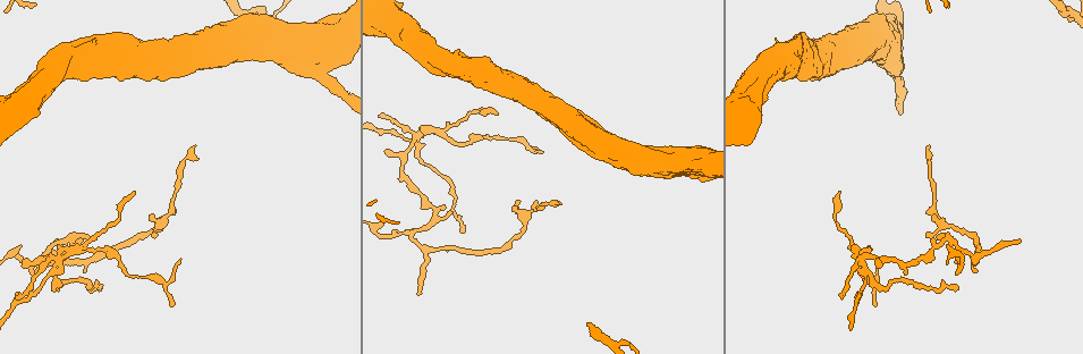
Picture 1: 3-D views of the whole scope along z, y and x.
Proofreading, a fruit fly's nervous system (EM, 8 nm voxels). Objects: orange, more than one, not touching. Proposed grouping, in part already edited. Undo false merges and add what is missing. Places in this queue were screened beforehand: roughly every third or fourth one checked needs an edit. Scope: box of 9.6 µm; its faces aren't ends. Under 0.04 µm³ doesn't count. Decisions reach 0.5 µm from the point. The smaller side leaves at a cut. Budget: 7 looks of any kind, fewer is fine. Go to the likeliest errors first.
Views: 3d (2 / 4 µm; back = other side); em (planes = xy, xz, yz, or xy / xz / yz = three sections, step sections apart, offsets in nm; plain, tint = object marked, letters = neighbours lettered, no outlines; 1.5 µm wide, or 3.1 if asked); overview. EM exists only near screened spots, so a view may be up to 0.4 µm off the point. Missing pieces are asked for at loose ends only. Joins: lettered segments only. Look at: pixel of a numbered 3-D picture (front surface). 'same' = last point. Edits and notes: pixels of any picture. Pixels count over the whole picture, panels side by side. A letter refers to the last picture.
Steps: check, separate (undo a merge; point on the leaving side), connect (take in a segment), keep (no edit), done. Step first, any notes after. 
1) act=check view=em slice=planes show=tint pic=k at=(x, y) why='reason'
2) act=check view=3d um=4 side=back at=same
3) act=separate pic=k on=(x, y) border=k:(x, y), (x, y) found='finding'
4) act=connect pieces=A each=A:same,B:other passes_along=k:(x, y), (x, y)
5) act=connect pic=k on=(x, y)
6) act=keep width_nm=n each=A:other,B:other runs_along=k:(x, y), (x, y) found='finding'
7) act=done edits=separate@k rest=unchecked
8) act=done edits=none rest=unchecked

act=check view=3d um=2 pic=1 at=(867, 256) why='abrupt turn'

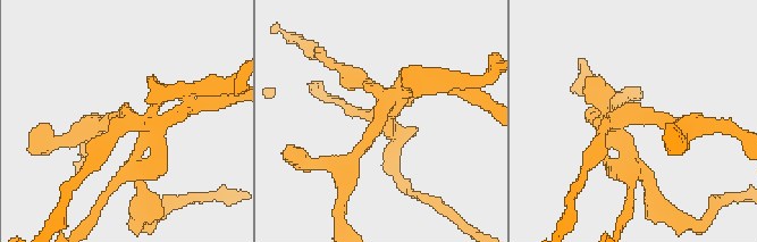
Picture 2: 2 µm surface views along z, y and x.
act=check view=em slice=planes show=plain pic=2 at=(387, 113)

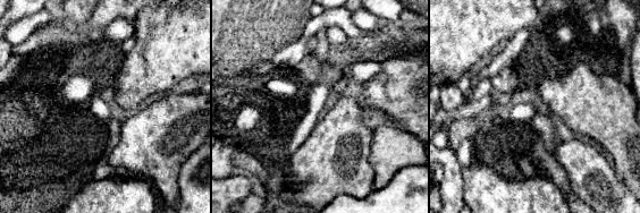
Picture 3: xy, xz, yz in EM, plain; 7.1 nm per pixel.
act=check view=em slice=planes show=letters at=same why='what lies round it'

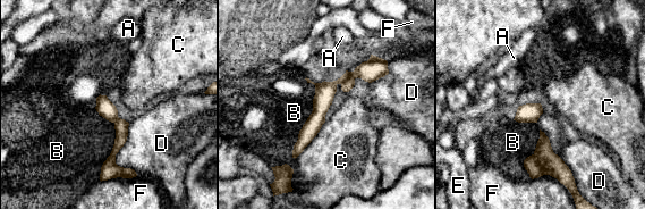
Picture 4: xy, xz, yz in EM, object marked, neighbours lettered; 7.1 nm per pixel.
act=separate pic=4 on=(347, 84) each=A:other,B:other,C:other,D:other,E:other,F:other border=4:(354, 78), (347, 77), (340, 83) found='a second cell is stuck on'

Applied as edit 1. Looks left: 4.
act=check view=overview

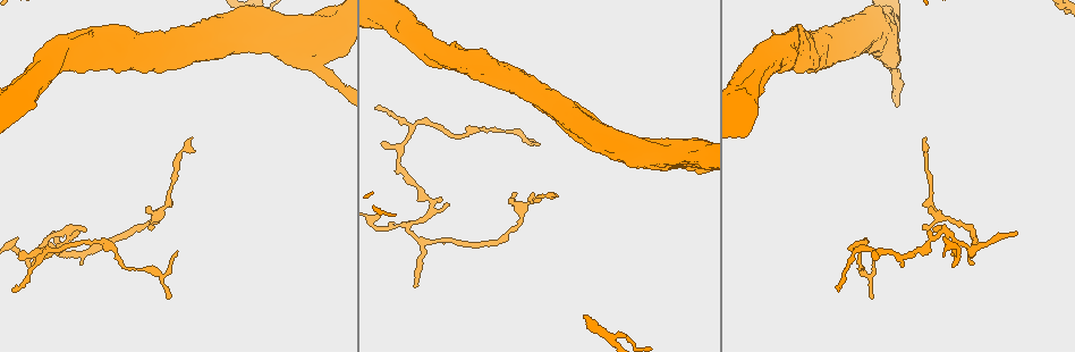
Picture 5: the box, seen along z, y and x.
act=check view=3d um=2 pic=5 at=(1016, 233) why='tapers out'

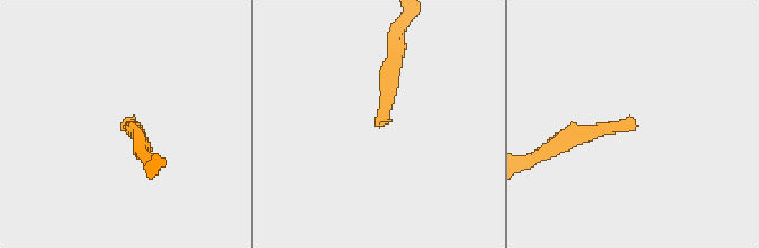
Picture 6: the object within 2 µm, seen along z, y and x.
act=check view=em slice=planes show=letters pic=6 at=(633, 122)

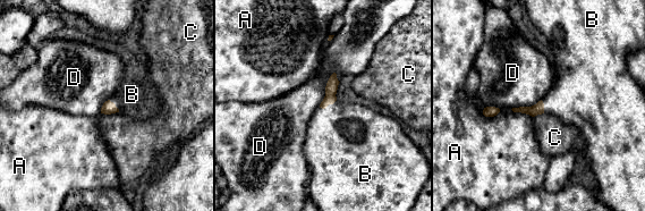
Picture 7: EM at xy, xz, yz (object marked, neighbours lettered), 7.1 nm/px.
act=connect pieces=B each=A:other,B:same,C:other,D:other passes_along=7:(331, 87), (328, 104), (342, 136) found='the cell continues'

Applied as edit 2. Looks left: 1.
act=done edits=separate@4,connect@7 rest=unchecked

